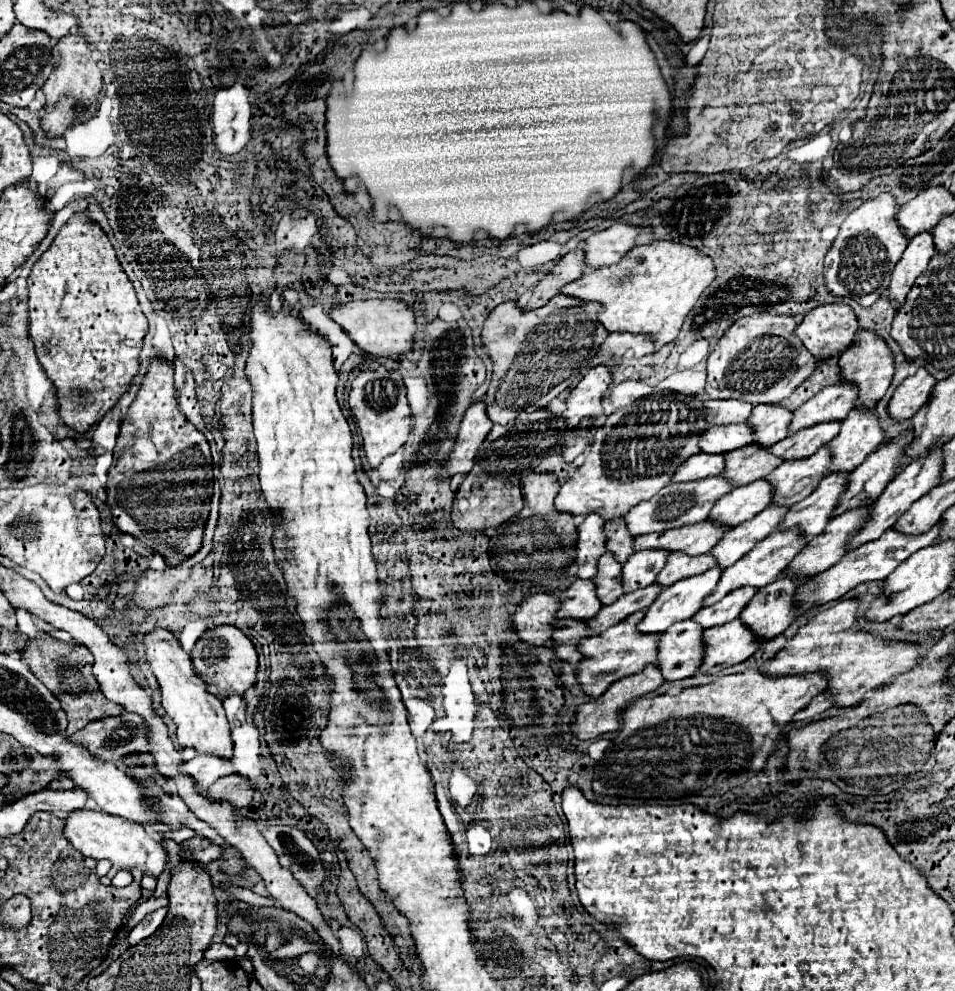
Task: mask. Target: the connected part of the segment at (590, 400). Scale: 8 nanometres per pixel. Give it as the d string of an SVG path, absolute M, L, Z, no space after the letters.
M597 365L577 383L577 387L567 397L567 409L563 413L563 417L567 419L567 427L591 427L595 423L595 419L603 415L603 395L607 393L611 381L613 381L613 377L611 377L609 367Z

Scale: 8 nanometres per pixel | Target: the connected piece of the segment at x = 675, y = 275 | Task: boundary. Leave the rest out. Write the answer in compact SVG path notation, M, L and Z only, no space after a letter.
M653 241L649 245L639 245L627 253L627 257L609 267L597 267L581 275L577 281L565 285L561 293L579 297L583 301L599 301L605 305L605 311L599 315L599 321L607 331L631 331L631 333L647 333L653 337L657 349L669 341L673 341L687 317L687 313L697 303L699 295L711 285L715 279L715 263L709 255L701 253L701 249L689 247L685 243L673 241Z

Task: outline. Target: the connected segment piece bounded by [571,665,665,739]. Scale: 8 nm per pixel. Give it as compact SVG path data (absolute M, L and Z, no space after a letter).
M647 665L641 673L637 675L629 675L625 679L619 679L615 683L609 685L609 689L597 697L597 699L591 699L587 703L583 703L579 709L577 709L577 717L573 721L573 727L571 731L579 737L579 739L595 739L603 733L611 733L611 731L617 731L619 729L619 715L627 709L625 705L631 705L635 699L639 699L641 695L647 695L651 691L655 691L659 685L663 685L665 679L661 675L661 669L657 665Z

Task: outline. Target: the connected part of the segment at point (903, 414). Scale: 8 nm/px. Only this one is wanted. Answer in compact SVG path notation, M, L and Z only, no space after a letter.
M919 367L915 375L907 377L893 393L889 401L889 413L893 419L909 419L913 417L927 401L935 387L935 377L925 369Z

